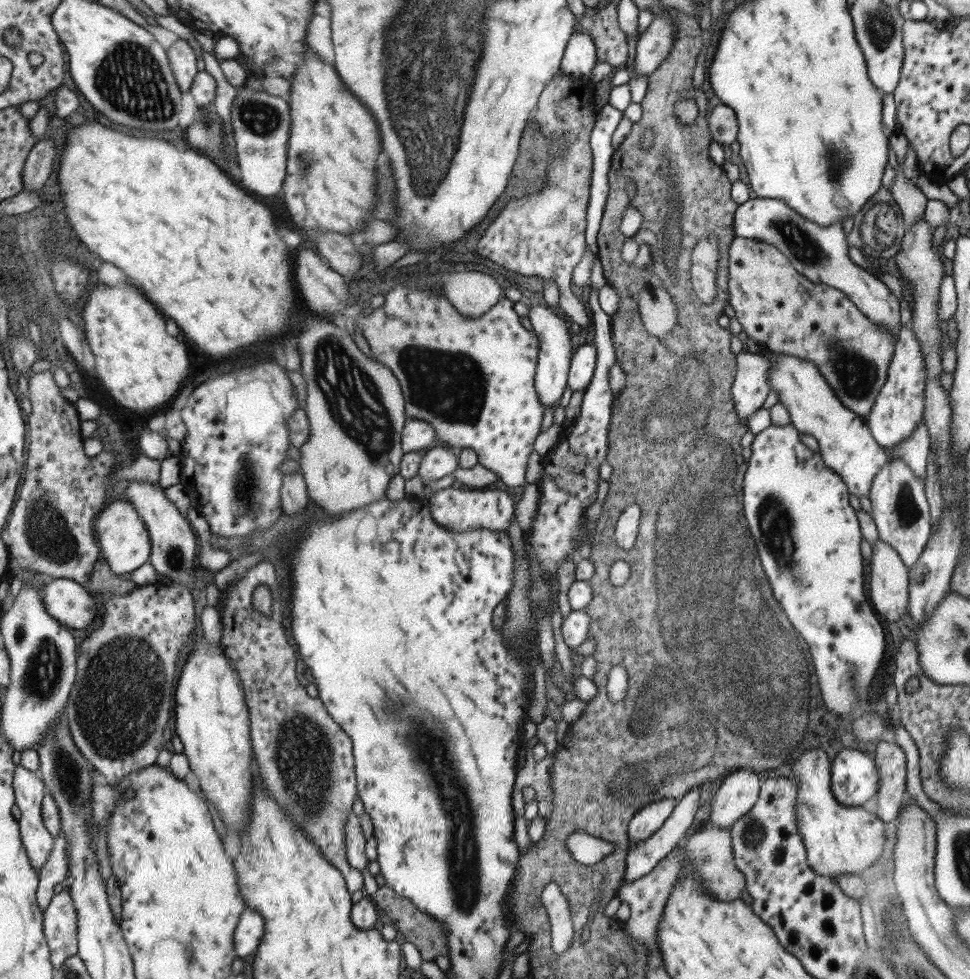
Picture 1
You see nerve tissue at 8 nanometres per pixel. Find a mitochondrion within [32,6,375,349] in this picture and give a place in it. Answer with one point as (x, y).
(130, 81)

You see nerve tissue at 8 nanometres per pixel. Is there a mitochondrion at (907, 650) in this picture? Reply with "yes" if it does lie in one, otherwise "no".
no

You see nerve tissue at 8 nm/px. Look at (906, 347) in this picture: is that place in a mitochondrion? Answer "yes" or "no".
no

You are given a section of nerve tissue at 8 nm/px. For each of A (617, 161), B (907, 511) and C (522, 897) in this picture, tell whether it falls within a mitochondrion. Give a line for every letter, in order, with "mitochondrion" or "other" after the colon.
A: other
B: mitochondrion
C: mitochondrion

